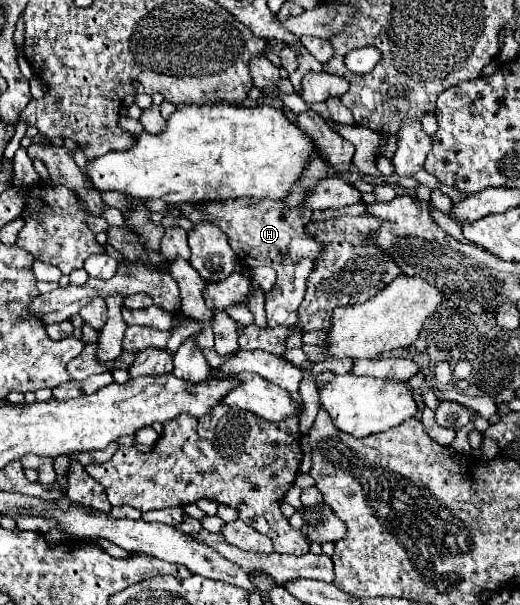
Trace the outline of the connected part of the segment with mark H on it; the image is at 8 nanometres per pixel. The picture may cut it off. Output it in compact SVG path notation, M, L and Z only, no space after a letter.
M237 198L233 202L225 202L225 206L177 206L183 210L183 216L189 218L193 224L199 222L211 222L215 226L219 226L225 236L229 238L229 244L233 248L233 252L237 254L241 264L247 266L269 266L273 270L277 270L277 282L273 286L273 290L269 294L265 294L265 312L267 312L267 322L269 326L287 326L287 328L297 328L297 320L299 320L299 304L301 298L305 294L305 282L309 272L315 266L315 260L319 258L319 254L325 250L323 244L319 244L315 238L309 238L305 232L305 226L311 220L311 210L305 206L299 208L283 208L281 202L275 200L265 200L259 204L251 204L245 202L245 198Z

